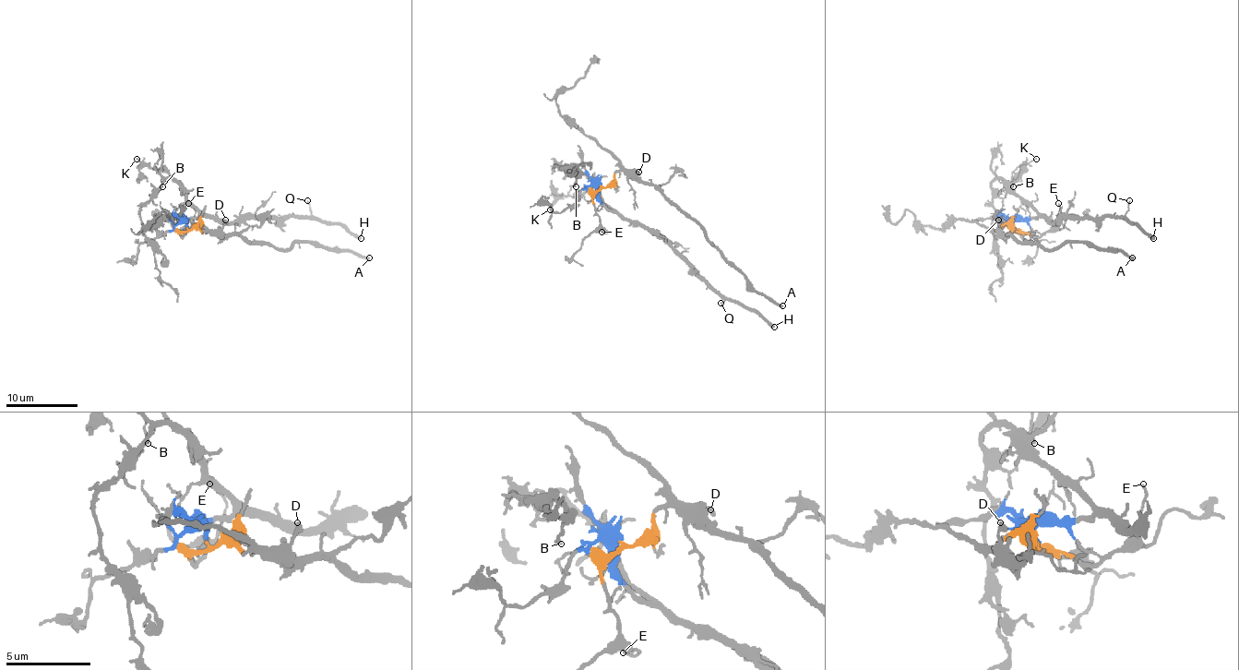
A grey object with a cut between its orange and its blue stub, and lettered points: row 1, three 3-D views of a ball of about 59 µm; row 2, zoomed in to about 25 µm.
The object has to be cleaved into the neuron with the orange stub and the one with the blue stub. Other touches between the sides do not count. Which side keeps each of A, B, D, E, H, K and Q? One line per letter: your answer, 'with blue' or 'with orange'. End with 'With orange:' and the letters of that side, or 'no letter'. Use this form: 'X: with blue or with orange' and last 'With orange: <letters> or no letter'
A: with orange
B: with blue
D: with orange
E: with orange
H: with blue
K: with blue
Q: with blue
With orange: A, D, E

